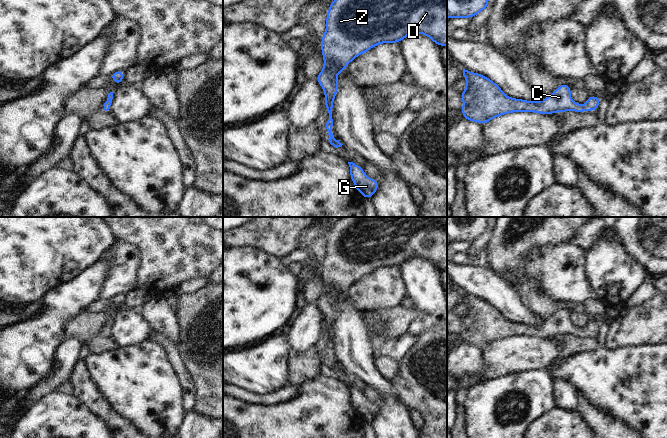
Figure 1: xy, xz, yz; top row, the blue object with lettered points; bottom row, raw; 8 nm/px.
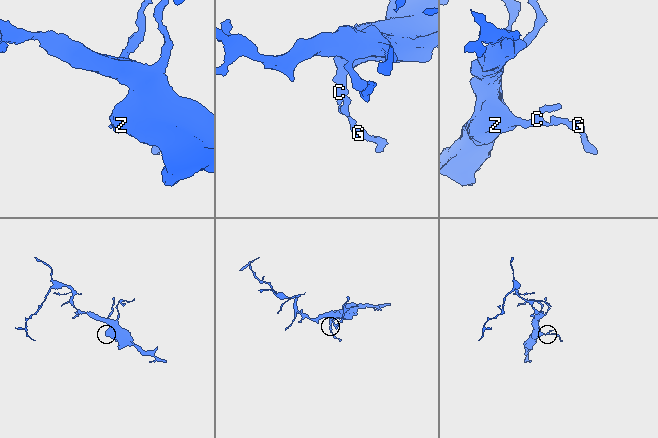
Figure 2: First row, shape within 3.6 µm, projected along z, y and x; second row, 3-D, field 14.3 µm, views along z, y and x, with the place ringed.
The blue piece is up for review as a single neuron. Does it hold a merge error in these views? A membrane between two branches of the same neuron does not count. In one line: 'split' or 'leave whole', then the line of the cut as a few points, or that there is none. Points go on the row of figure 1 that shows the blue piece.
leave whole; cut none

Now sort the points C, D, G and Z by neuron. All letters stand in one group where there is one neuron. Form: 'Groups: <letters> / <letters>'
Groups: C D G Z

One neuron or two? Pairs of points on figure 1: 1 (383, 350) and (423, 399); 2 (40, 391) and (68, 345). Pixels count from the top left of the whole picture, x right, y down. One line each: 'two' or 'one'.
1: two
2: one

